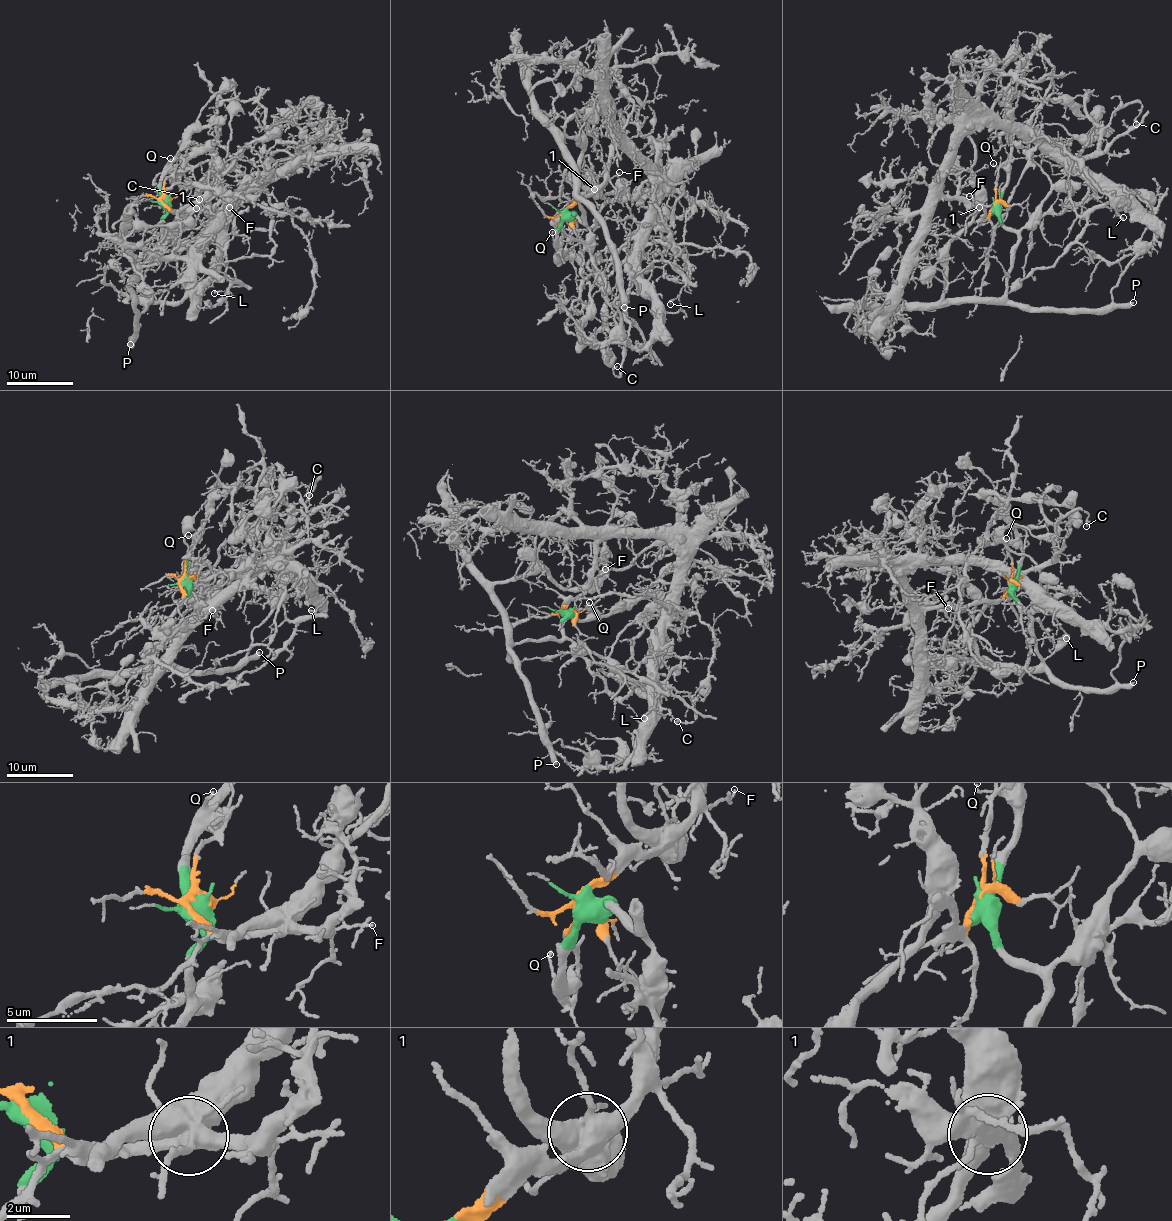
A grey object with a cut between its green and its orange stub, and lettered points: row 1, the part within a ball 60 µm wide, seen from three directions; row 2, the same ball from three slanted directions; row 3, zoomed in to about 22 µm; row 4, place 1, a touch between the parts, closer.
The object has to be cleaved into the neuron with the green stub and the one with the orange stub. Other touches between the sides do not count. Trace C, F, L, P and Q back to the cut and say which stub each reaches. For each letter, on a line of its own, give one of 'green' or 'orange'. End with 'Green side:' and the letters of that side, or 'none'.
C: orange
F: orange
L: orange
P: green
Q: green
Green side: P, Q

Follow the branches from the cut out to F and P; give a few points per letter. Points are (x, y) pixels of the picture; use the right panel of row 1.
F: (993, 207), (987, 215), (970, 196)
P: (994, 207), (996, 215), (1017, 235), (1018, 245), (1007, 287), (1009, 299), (1032, 308), (1106, 312), (1134, 302)

